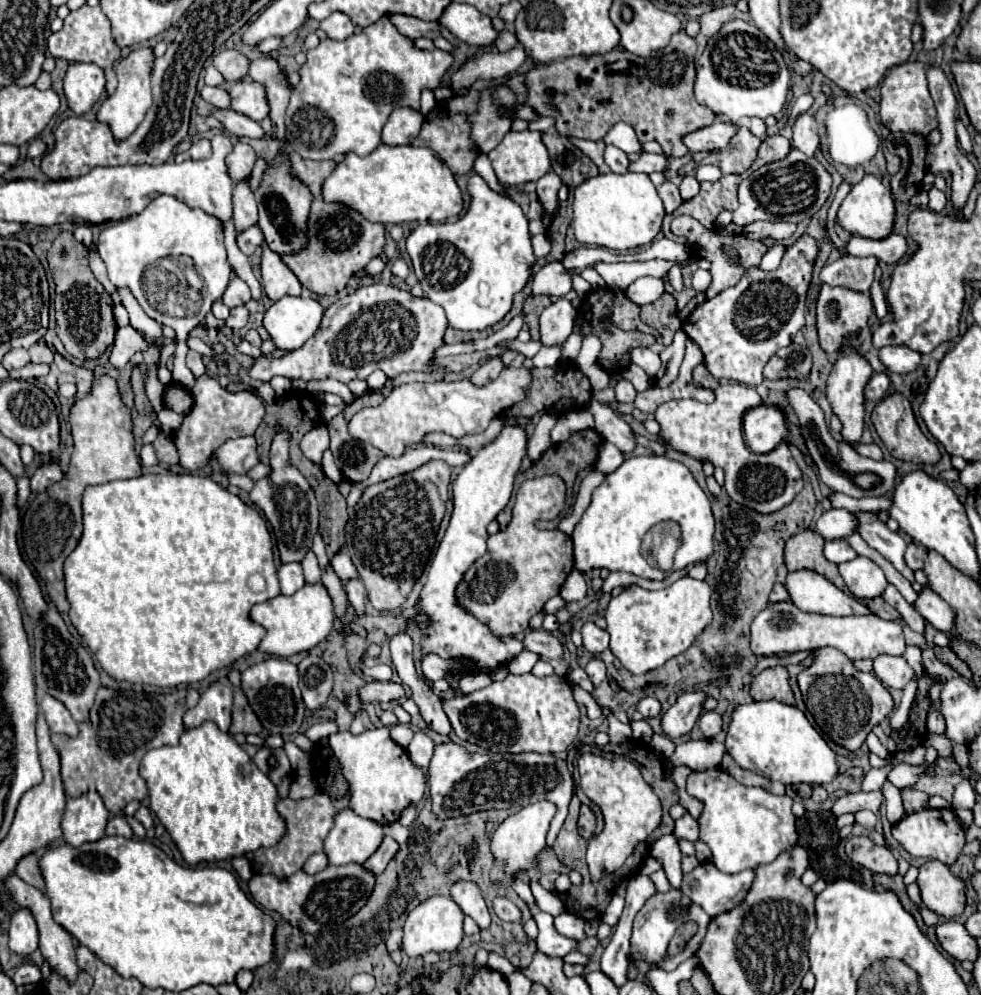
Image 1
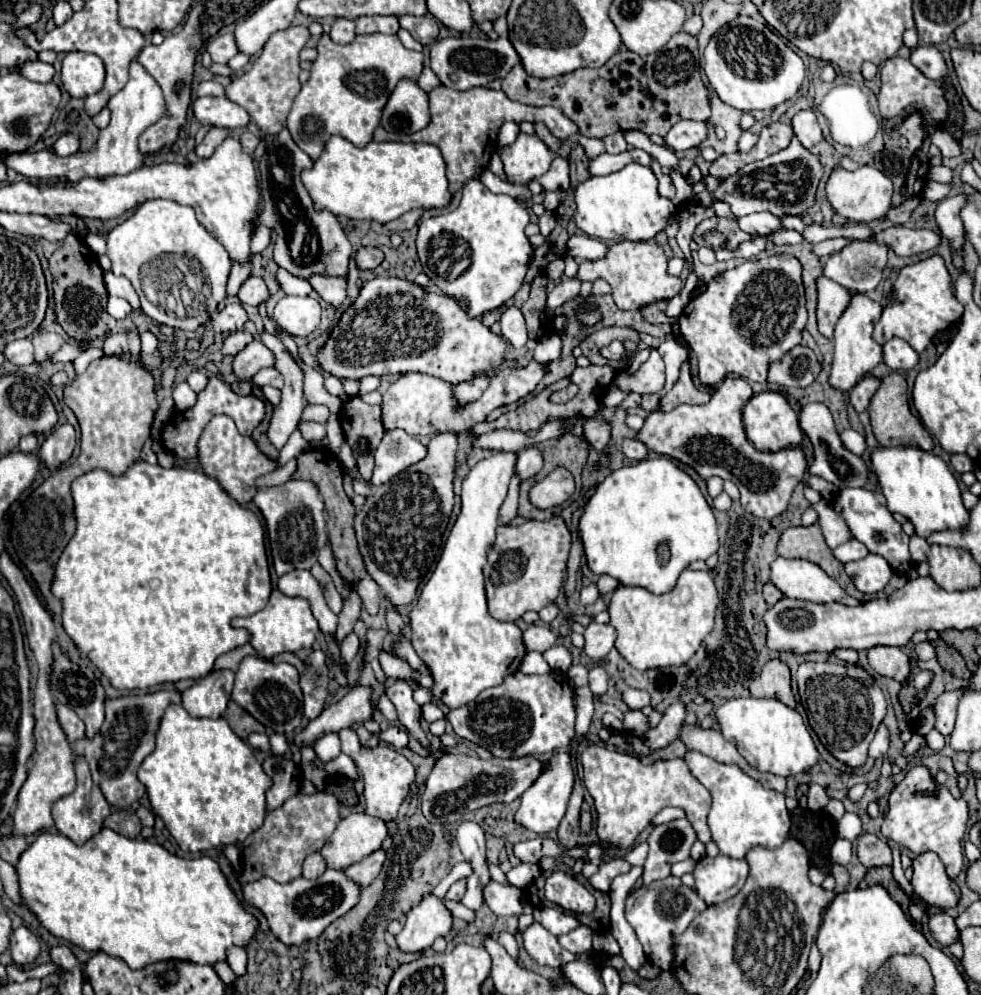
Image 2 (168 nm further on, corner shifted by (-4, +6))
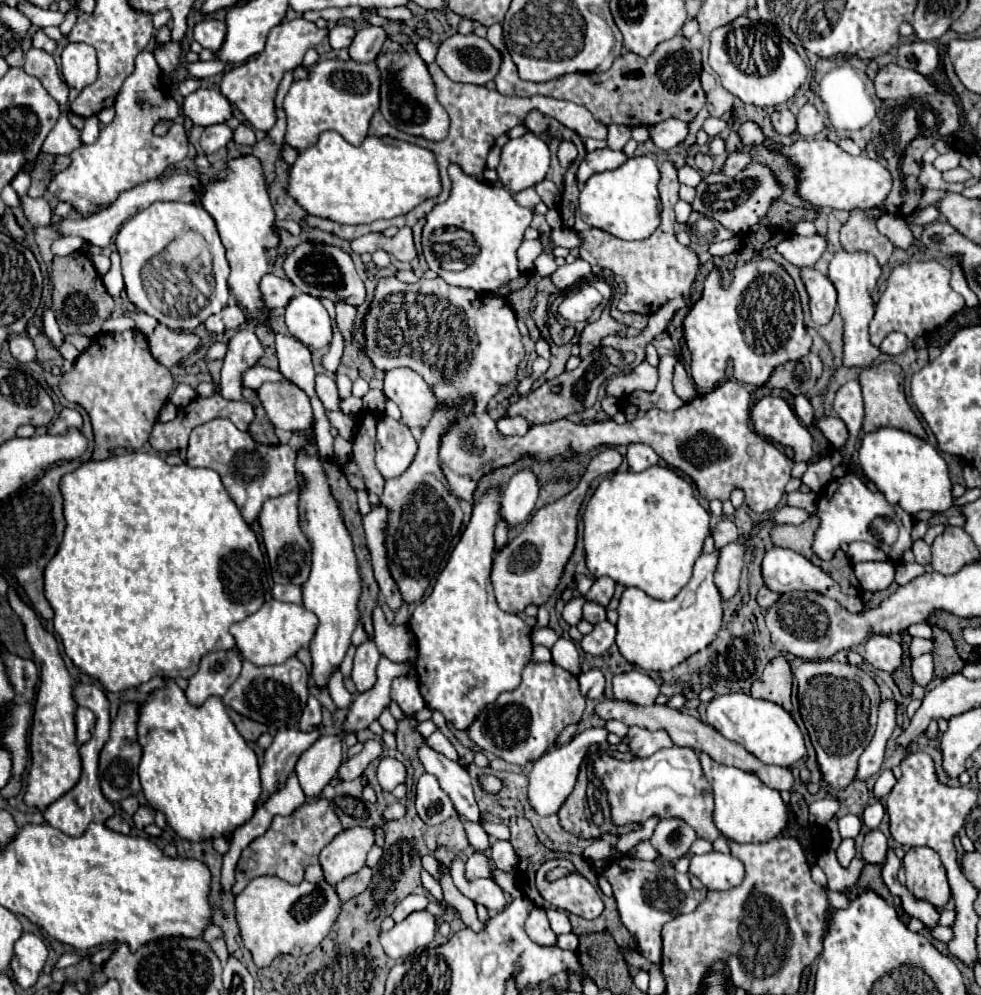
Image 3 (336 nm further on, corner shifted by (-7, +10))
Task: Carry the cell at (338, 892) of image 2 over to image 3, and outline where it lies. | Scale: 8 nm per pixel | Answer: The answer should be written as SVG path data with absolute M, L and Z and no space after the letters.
M256 877L248 883L248 887L236 897L236 919L242 931L242 939L246 949L252 953L254 963L258 967L268 965L276 955L280 953L290 953L290 955L308 955L332 929L332 925L336 923L338 915L342 909L342 901L336 893L336 887L330 885L326 879L320 883L310 883L310 881L302 881L298 885L286 883L280 877Z

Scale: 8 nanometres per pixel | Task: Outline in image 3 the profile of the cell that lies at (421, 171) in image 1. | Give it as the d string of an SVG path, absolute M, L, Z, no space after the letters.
M324 131L314 147L300 151L288 173L288 193L310 215L346 225L406 215L422 201L438 197L440 191L436 155L392 137L366 137L360 147L354 147L340 133Z

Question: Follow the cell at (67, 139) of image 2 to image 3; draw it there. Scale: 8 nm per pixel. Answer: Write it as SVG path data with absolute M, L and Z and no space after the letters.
M96 115L88 117L84 129L80 131L80 141L82 143L94 143L98 139L98 125L100 125L100 121L98 121Z

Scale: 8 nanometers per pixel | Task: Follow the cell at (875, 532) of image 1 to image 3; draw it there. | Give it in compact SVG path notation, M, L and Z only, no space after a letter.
M846 473L844 477L838 477L834 479L820 495L818 499L818 517L820 517L820 527L816 531L816 537L814 537L814 551L820 559L828 561L832 559L834 551L842 545L842 543L852 543L852 541L868 541L872 543L872 535L870 535L870 523L874 521L874 517L890 517L898 523L898 529L900 529L900 535L898 535L898 541L894 545L880 545L882 551L886 553L886 557L894 563L902 563L902 557L904 557L904 551L908 551L912 547L912 537L910 537L910 531L912 531L912 515L908 515L906 511L902 511L900 507L894 507L890 505L884 495L880 491L872 491L868 489L856 475L852 473Z

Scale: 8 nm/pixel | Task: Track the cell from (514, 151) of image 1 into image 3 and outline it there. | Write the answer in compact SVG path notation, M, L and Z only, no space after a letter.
M526 131L518 139L510 139L502 147L500 167L496 169L510 193L534 187L540 183L550 167L550 149L534 133Z

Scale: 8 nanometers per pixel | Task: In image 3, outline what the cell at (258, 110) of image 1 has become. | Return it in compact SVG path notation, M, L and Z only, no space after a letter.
M294 19L294 21L284 21L280 25L276 25L266 39L266 47L260 55L248 59L242 65L232 67L230 71L226 71L226 75L220 81L220 91L222 95L240 109L240 113L248 119L248 123L254 129L260 131L270 131L276 125L276 107L274 107L274 97L278 91L278 85L284 77L284 73L294 71L296 67L300 67L304 53L310 47L316 47L324 37L328 35L328 29L318 29L314 23L306 21L306 19Z

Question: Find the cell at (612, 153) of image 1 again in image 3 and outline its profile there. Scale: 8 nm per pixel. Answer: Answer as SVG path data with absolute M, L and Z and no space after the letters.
M610 125L608 127L606 141L608 141L610 149L614 149L614 151L624 149L628 139L630 139L630 127L624 127L624 125Z

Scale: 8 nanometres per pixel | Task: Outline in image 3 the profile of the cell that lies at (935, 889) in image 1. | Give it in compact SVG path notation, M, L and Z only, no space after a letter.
M912 847L904 857L906 887L918 897L942 909L952 893L946 877L946 869L940 855L930 847Z

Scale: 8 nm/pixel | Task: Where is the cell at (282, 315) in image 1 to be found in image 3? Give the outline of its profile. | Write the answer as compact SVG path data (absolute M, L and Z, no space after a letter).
M294 295L286 307L284 321L290 335L310 349L320 349L332 341L330 317L324 305L312 295Z

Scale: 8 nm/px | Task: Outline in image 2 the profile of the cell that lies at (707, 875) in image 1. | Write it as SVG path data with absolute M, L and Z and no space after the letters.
M725 855L703 857L693 871L695 891L707 905L715 905L737 895L747 875L749 865L743 859L729 859Z

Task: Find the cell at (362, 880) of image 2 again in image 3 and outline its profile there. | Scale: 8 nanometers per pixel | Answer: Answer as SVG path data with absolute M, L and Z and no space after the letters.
M362 867L360 871L348 875L346 879L342 879L338 885L336 885L336 891L340 891L340 899L342 901L348 901L356 895L360 895L372 881L372 867Z

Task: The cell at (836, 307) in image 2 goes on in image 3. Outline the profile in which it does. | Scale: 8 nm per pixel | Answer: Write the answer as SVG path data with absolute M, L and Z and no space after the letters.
M806 267L802 269L802 281L806 285L806 291L810 295L810 313L816 325L830 323L832 315L838 307L838 293L832 281L822 275L820 271Z

